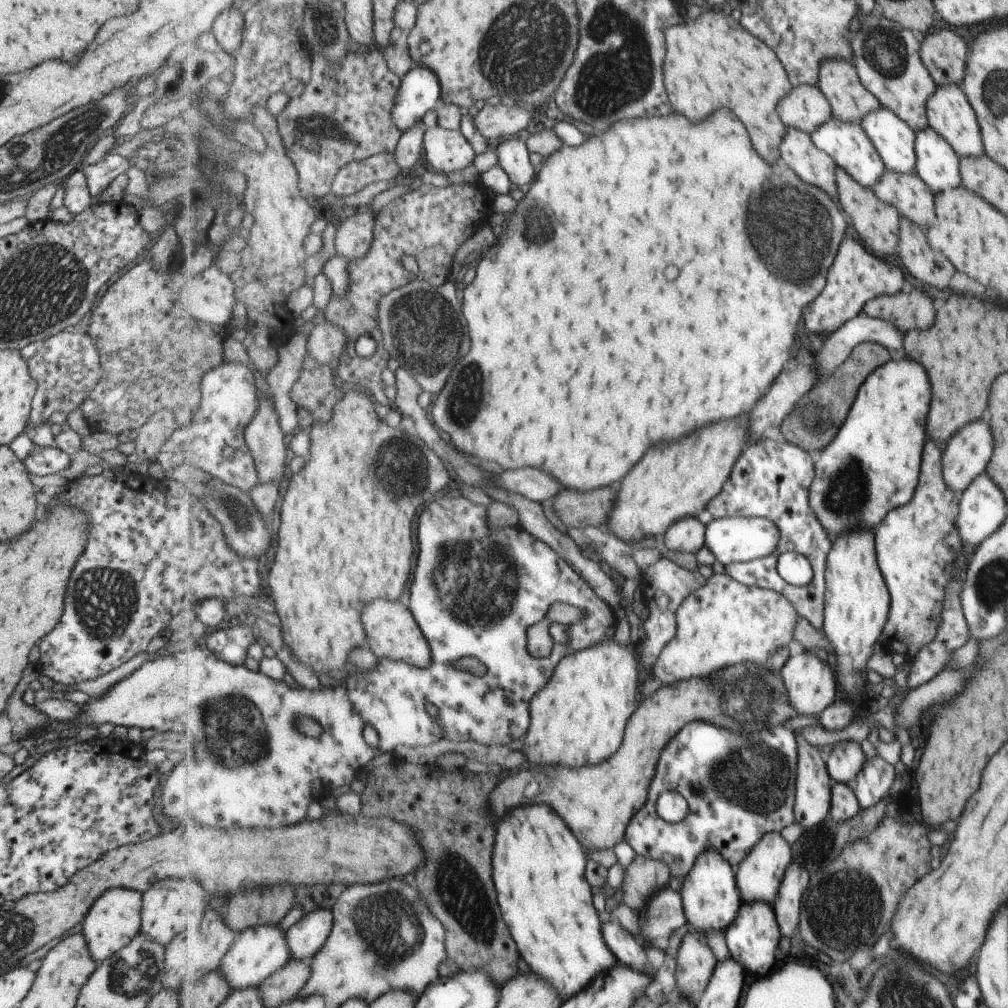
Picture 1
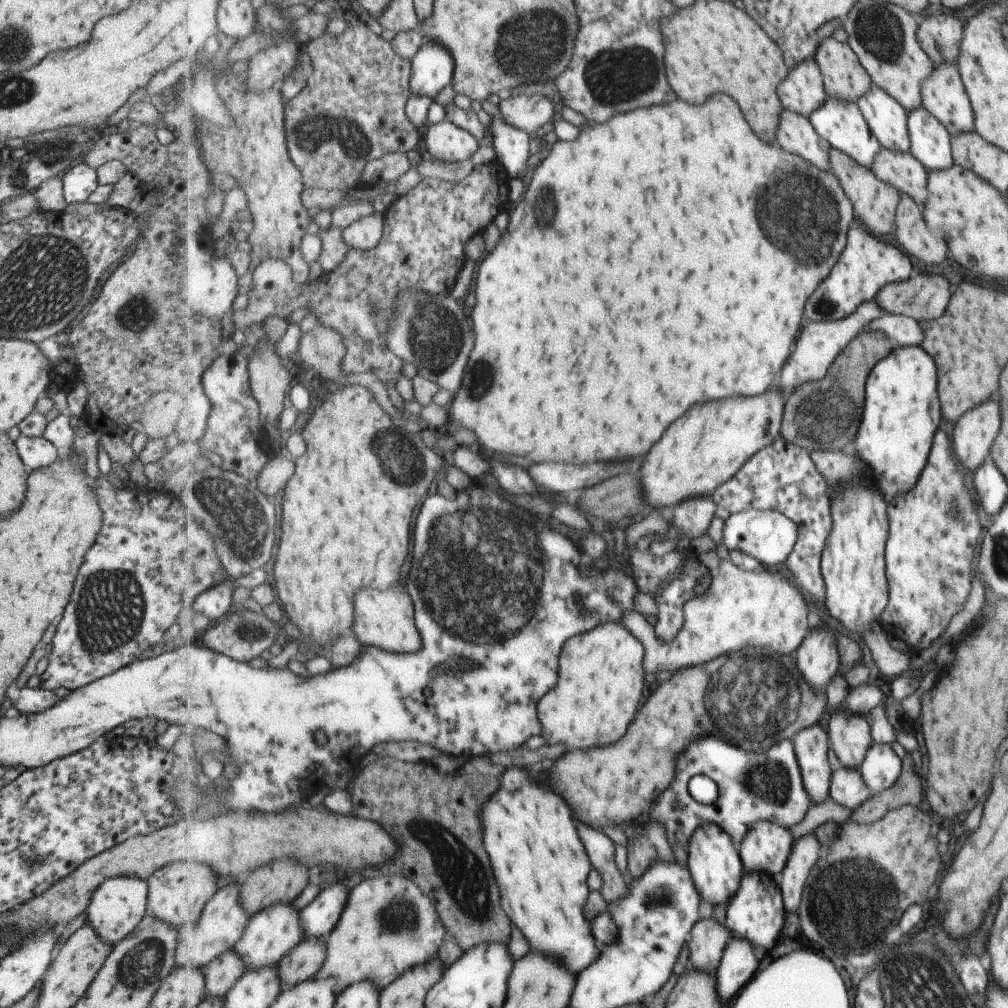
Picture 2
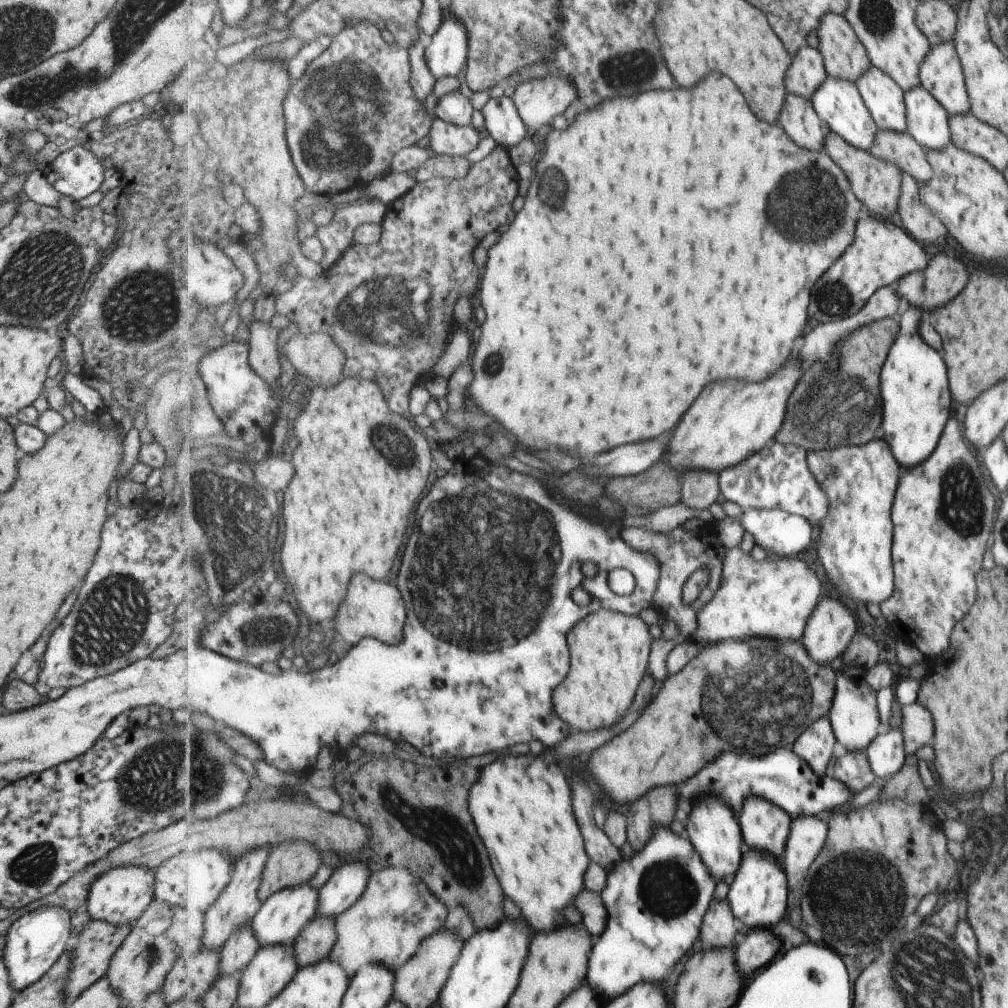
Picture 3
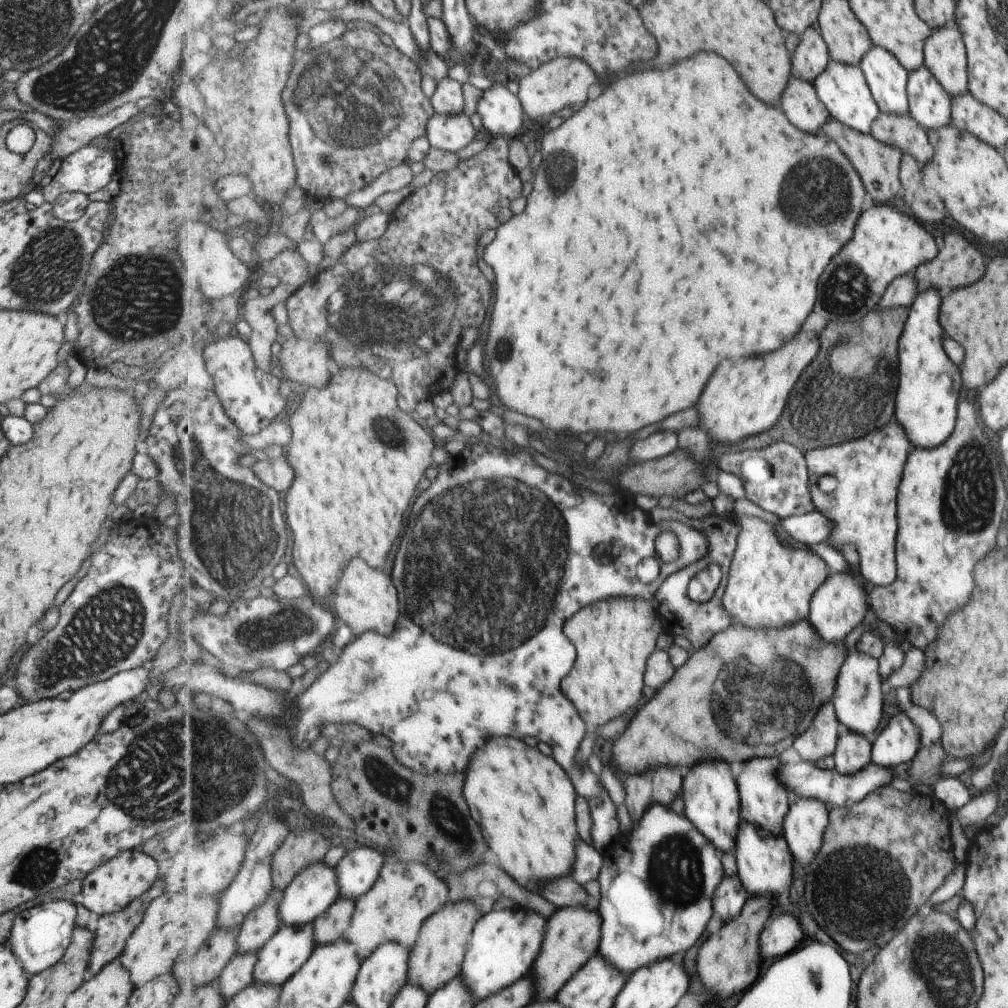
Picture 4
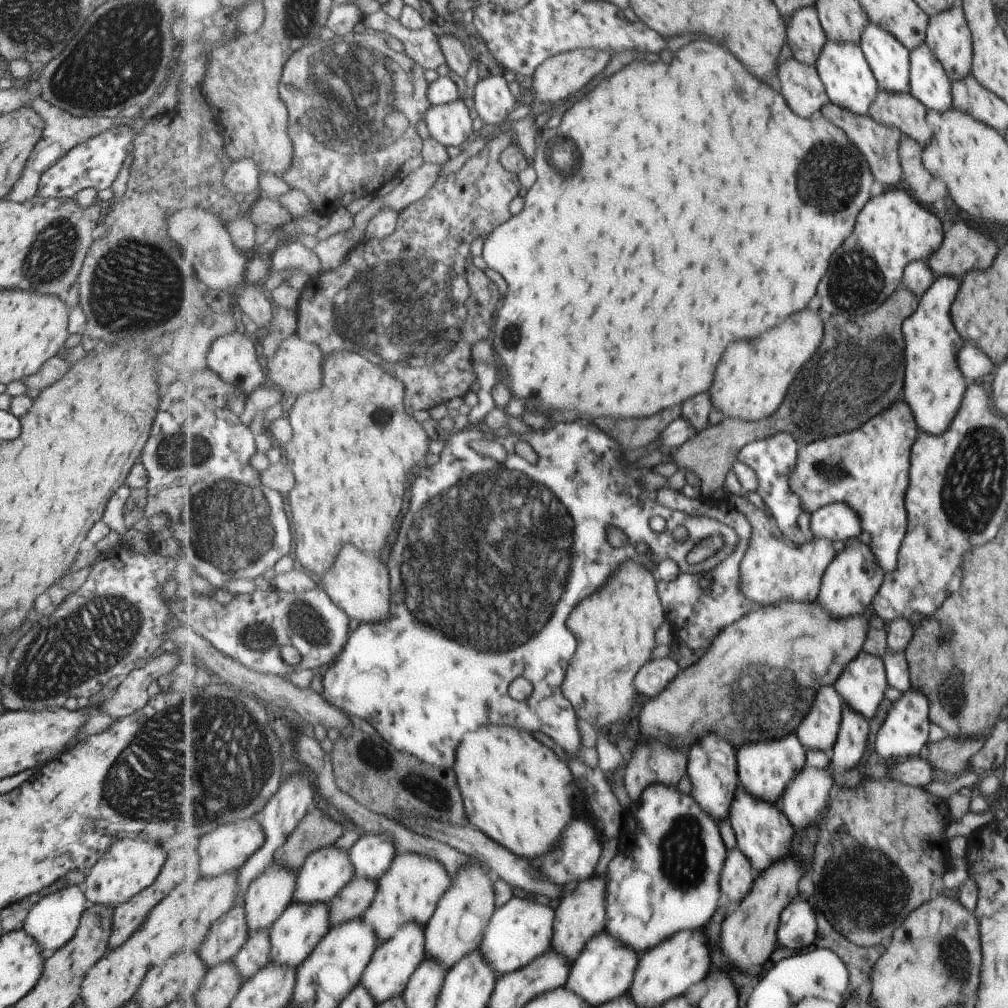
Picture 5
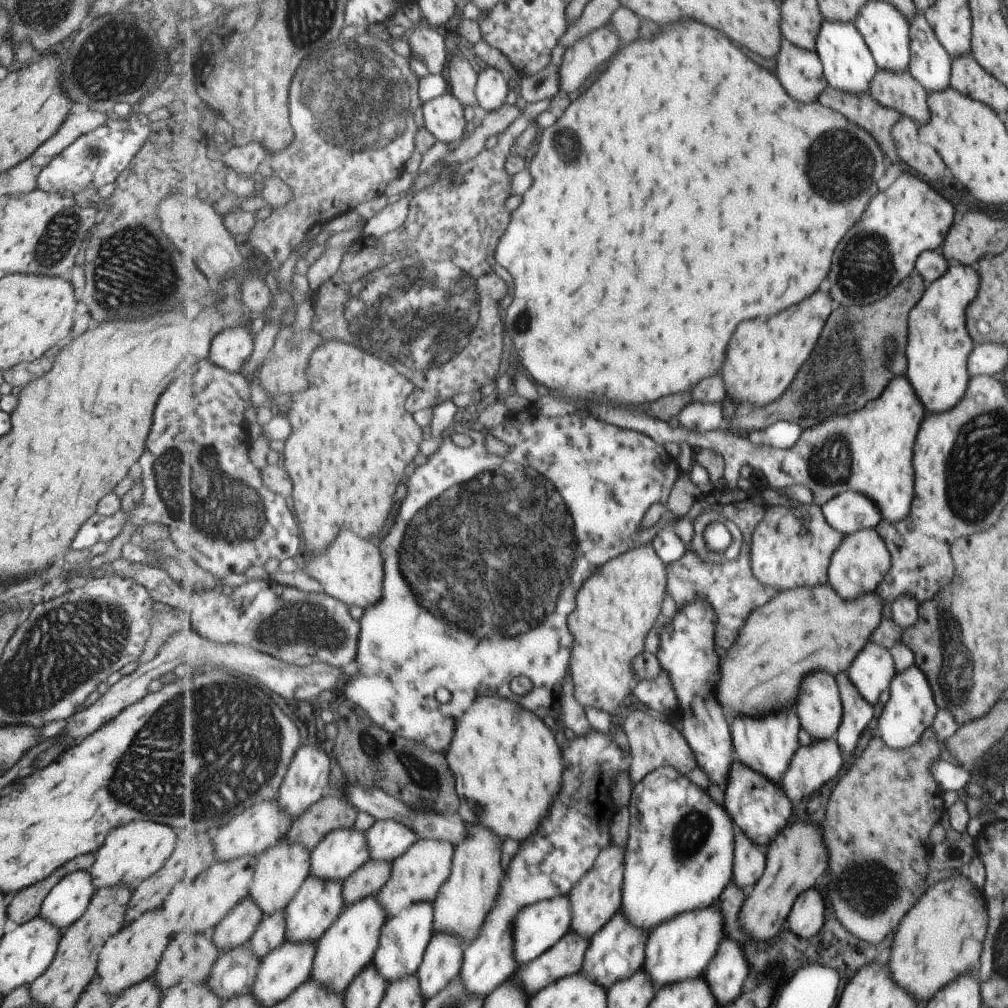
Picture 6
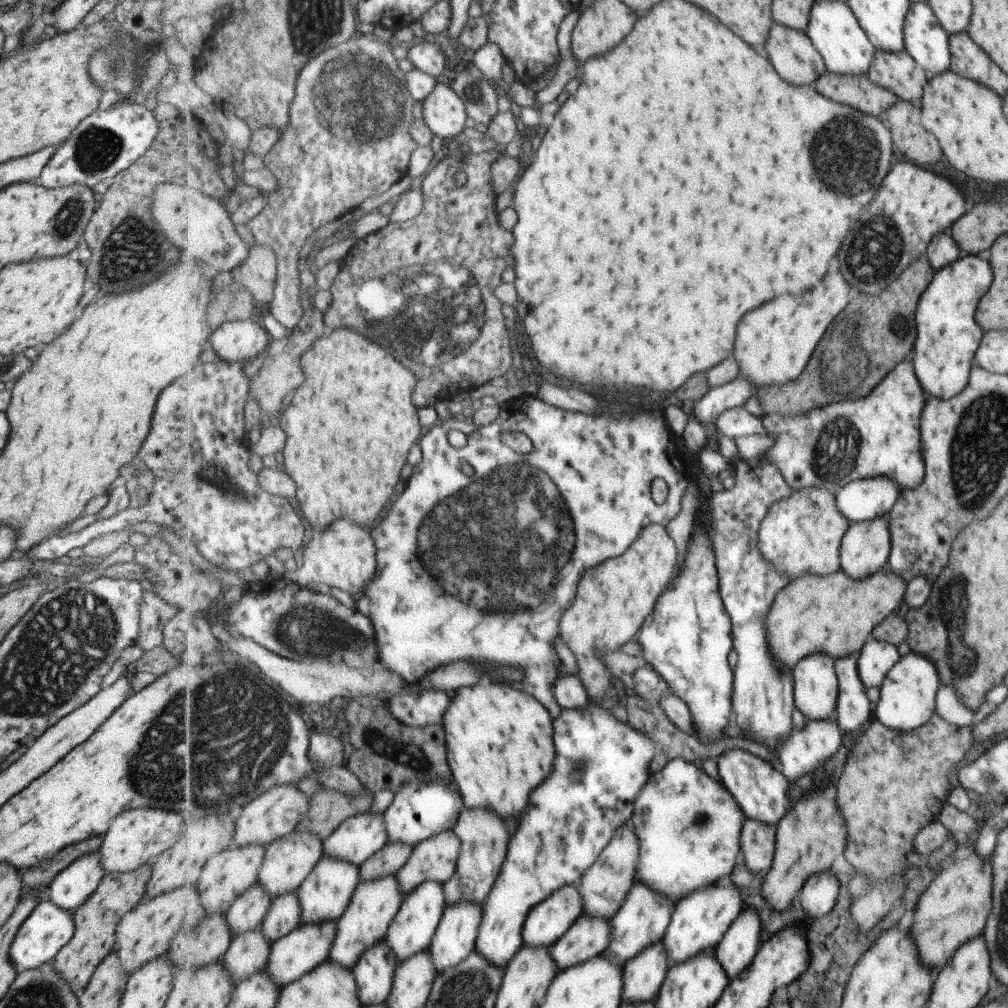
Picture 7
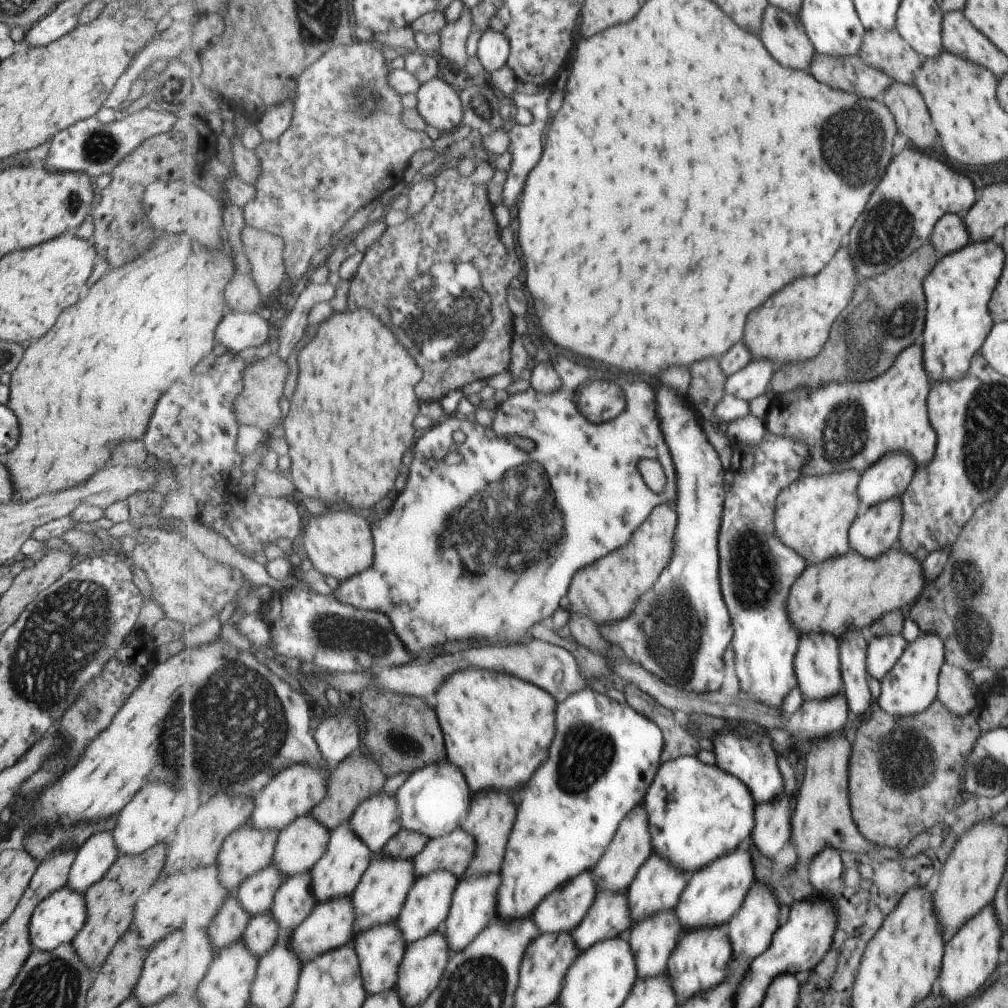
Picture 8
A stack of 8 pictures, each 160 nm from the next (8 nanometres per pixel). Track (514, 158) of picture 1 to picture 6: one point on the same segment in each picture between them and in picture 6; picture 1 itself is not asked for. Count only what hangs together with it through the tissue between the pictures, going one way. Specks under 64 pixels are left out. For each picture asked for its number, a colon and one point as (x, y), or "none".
2: (513, 146)
3: (502, 118)
4: (501, 111)
5: (493, 100)
6: (493, 87)

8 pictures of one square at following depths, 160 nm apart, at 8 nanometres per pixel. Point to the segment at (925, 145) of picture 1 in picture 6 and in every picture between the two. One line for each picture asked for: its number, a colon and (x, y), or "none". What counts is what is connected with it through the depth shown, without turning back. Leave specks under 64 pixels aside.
2: (930, 142)
3: (927, 122)
4: (930, 104)
5: (930, 84)
6: (930, 62)

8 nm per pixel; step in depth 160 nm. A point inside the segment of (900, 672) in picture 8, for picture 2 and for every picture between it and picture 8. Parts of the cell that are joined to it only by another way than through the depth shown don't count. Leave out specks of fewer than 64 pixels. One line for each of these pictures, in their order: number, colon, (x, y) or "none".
2: (880, 767)
3: (885, 754)
4: (898, 743)
5: (903, 733)
6: (910, 707)
7: (907, 694)

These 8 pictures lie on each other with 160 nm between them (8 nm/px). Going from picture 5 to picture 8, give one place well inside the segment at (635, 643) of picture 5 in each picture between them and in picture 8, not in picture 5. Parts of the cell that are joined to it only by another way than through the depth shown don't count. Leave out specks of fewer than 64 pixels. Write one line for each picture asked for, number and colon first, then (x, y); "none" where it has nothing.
6: (616, 610)
7: (614, 599)
8: (608, 590)

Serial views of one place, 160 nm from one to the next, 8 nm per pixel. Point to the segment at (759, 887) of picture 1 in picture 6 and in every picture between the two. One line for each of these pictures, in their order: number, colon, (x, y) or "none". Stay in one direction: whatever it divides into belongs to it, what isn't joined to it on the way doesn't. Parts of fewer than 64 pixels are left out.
2: (766, 848)
3: (766, 826)
4: (765, 799)
5: (766, 768)
6: (768, 744)

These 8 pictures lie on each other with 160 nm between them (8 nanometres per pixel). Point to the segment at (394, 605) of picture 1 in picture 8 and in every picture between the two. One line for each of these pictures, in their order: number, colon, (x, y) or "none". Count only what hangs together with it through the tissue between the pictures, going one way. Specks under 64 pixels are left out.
2: (386, 620)
3: (374, 609)
4: (366, 599)
5: (359, 583)
6: (351, 569)
7: (344, 556)
8: (339, 543)

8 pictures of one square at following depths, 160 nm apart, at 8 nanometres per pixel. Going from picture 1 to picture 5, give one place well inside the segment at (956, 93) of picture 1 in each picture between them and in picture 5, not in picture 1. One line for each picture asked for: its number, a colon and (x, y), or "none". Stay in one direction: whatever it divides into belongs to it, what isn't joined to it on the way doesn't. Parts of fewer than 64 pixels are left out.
2: (943, 94)
3: (941, 74)
4: (944, 55)
5: (947, 35)

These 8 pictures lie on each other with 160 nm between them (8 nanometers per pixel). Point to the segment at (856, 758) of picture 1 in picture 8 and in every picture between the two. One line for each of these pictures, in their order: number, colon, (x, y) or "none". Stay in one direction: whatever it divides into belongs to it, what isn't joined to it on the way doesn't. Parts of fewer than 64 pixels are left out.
2: (849, 732)
3: (853, 714)
4: (857, 700)
5: (861, 685)
6: (871, 672)
7: (874, 660)
8: (883, 652)

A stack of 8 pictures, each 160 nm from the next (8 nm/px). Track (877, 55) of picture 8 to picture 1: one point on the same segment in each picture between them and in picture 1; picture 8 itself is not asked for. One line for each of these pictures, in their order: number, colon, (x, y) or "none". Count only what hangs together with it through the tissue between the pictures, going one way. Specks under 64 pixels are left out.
1: (905, 192)
2: (902, 170)
3: (900, 148)
4: (902, 131)
5: (902, 110)
6: (898, 90)
7: (898, 71)

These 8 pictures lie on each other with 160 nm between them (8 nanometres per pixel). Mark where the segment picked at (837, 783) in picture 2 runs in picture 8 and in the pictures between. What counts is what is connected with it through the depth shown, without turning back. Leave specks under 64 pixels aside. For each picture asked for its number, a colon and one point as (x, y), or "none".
3: (853, 768)
4: (852, 754)
5: (852, 737)
6: (857, 711)
7: (853, 711)
8: (853, 644)

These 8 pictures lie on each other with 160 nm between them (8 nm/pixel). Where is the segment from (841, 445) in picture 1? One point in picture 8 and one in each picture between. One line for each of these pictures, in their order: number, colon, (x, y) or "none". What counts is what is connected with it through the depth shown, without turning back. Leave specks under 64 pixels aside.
2: (901, 411)
3: (913, 385)
4: (928, 387)
5: (933, 387)
6: (938, 344)
7: (948, 335)
8: (958, 291)

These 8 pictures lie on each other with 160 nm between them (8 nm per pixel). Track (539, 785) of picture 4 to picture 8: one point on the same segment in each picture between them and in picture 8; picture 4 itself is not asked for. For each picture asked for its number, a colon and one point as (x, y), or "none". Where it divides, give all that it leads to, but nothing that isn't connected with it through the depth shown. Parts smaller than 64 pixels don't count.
5: (517, 790)
6: (507, 763)
7: (500, 739)
8: (498, 727)

